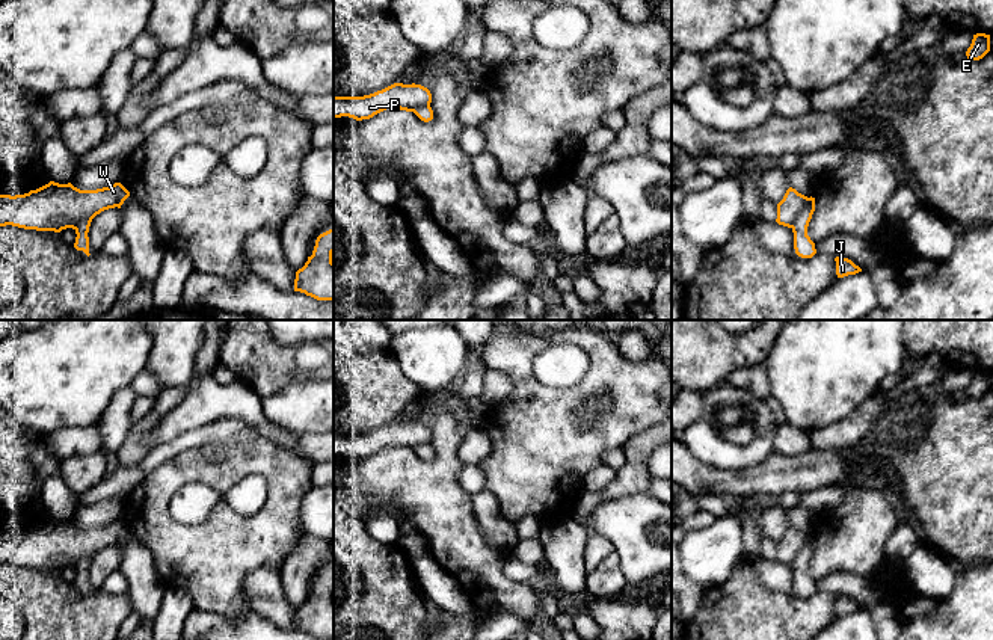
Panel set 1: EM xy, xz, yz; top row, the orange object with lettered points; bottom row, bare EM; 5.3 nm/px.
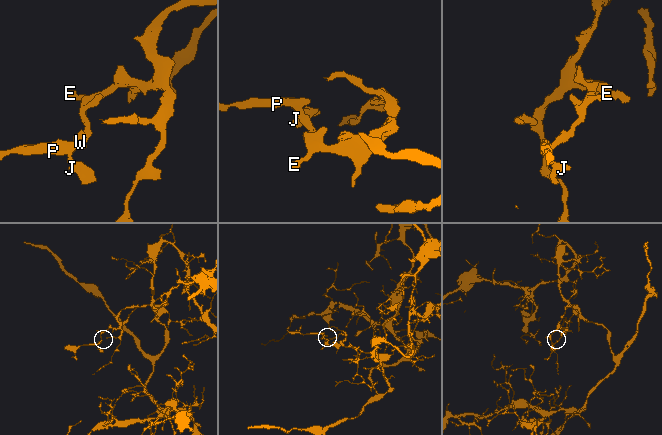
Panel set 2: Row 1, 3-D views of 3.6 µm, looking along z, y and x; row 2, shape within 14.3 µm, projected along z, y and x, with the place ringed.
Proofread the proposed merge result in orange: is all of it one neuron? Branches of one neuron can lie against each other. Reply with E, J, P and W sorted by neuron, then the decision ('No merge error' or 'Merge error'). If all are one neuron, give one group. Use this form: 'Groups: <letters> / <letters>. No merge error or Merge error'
Groups: E J / P W. Merge error

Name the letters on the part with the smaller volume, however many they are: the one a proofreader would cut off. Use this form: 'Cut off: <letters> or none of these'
Cut off: P, W

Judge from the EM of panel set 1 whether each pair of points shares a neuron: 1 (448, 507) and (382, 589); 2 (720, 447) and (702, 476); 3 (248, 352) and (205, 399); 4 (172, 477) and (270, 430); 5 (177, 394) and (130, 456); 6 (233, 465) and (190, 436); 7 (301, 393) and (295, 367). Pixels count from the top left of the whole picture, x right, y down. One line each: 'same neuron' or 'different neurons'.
1: different neurons
2: different neurons
3: different neurons
4: different neurons
5: same neuron
6: different neurons
7: different neurons

